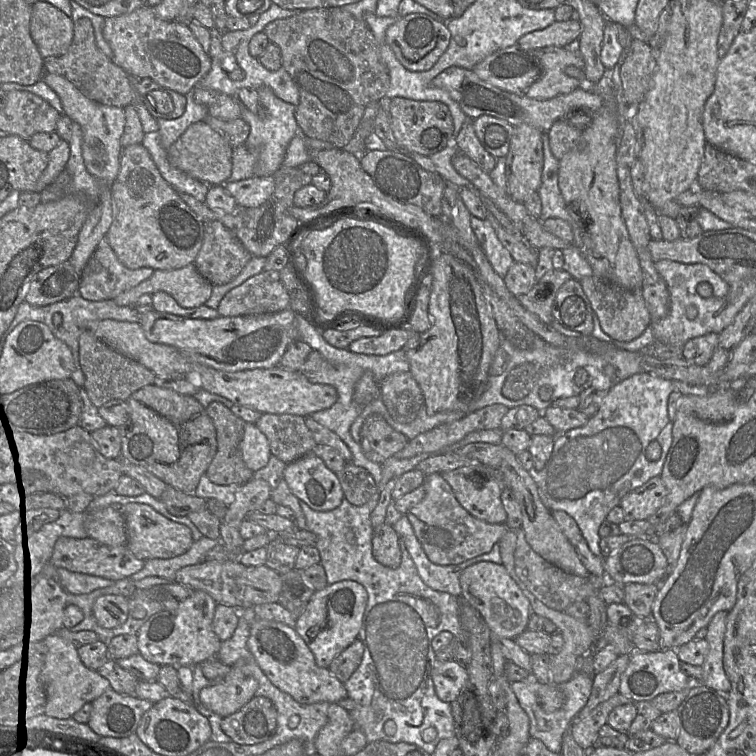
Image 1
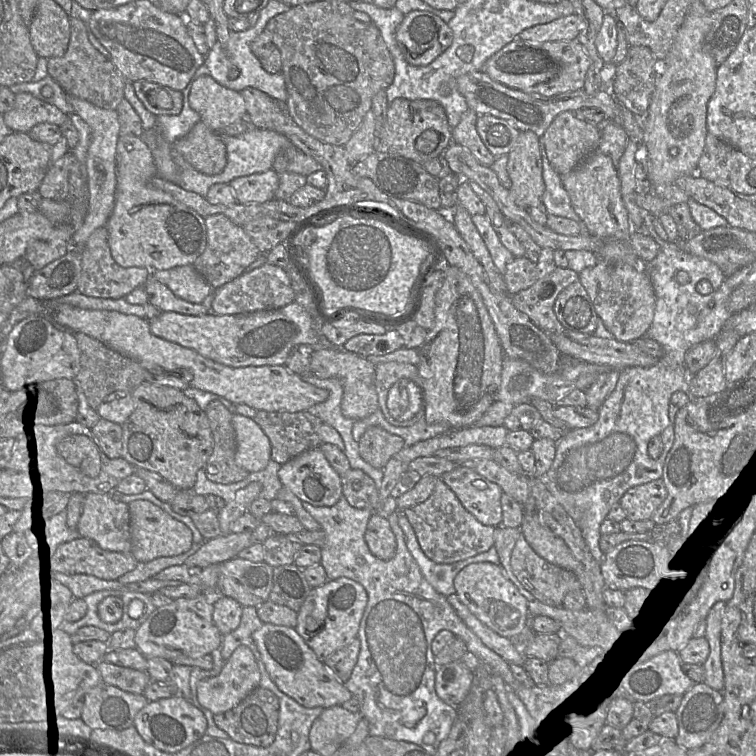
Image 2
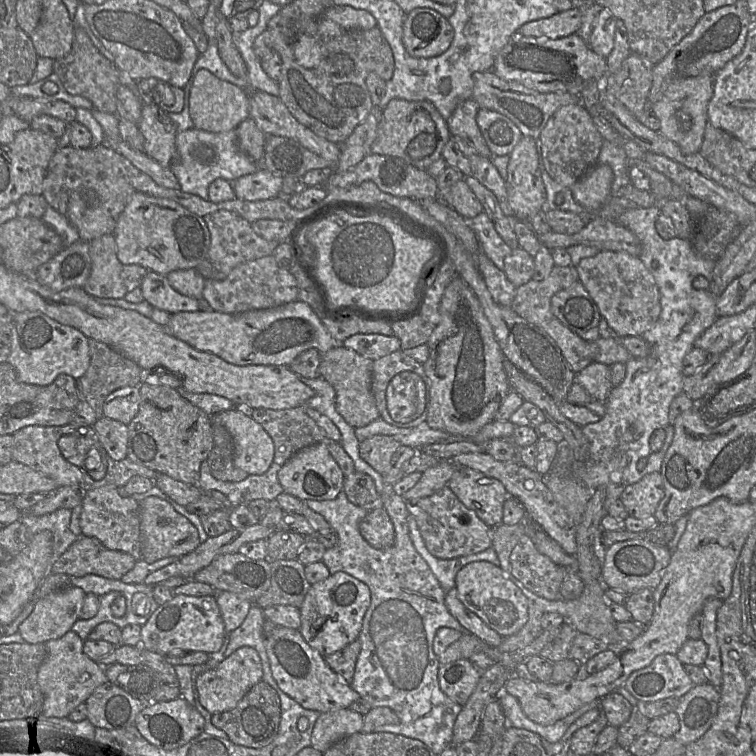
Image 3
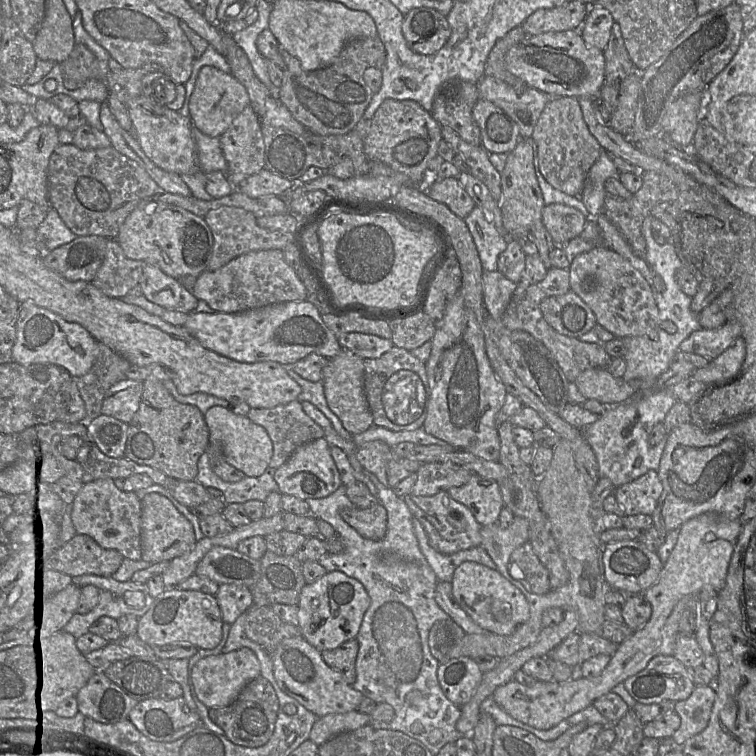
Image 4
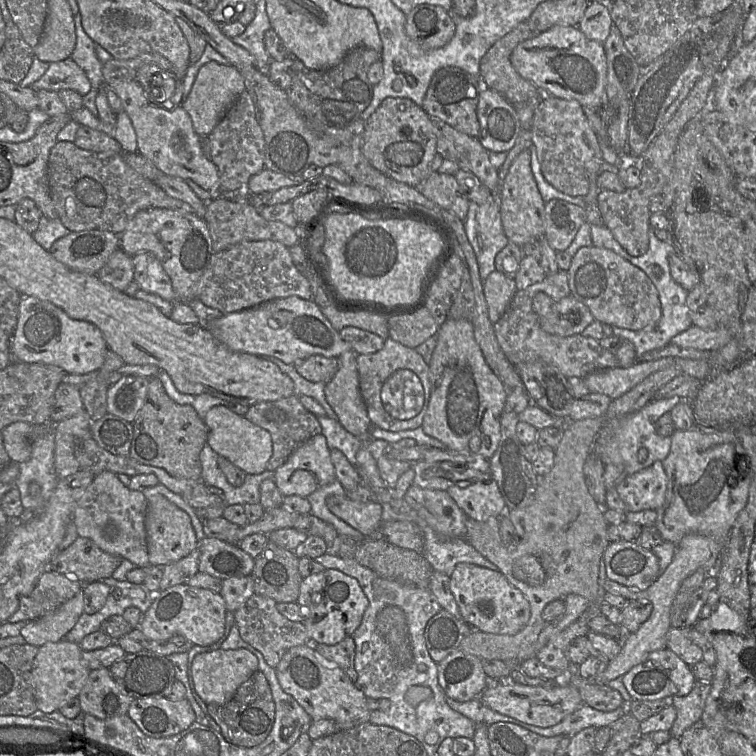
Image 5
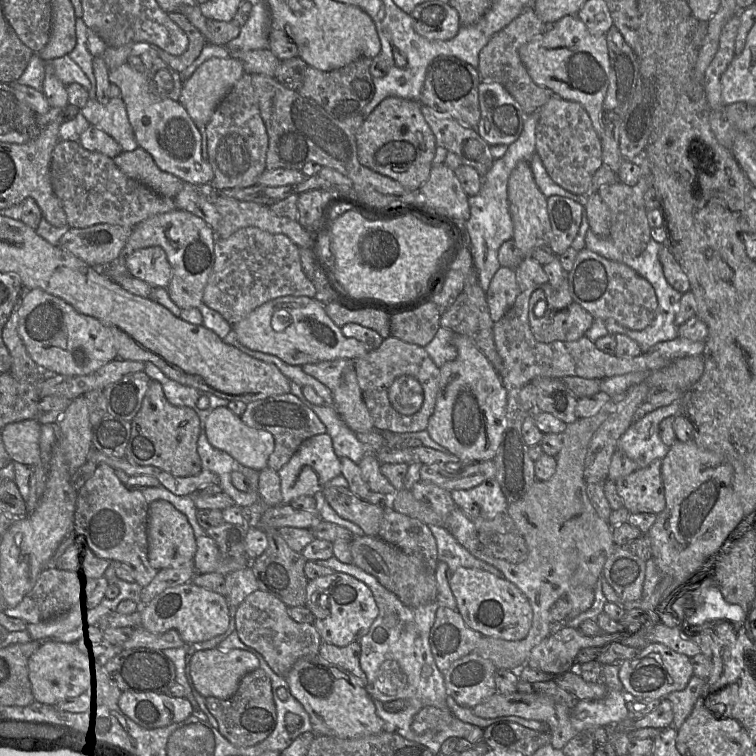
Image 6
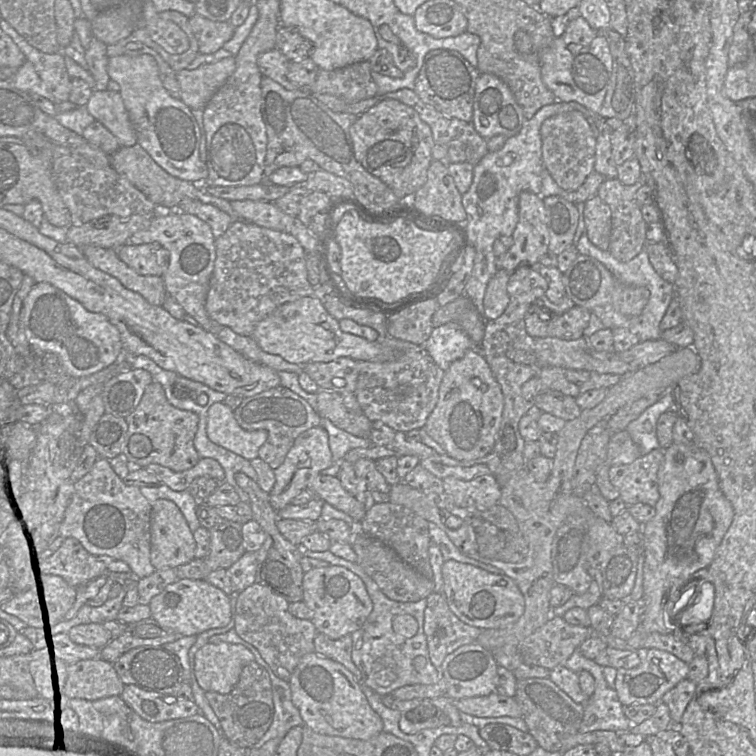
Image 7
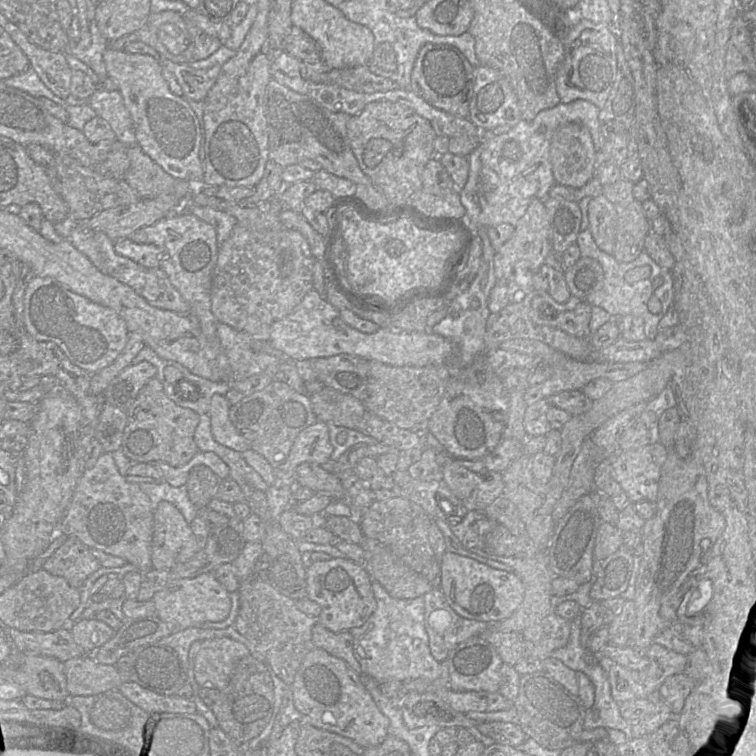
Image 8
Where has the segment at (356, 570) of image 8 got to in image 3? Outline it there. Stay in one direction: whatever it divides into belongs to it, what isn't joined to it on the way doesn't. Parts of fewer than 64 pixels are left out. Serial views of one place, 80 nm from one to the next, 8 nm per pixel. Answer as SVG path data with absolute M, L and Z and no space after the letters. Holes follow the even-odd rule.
M345 572L331 574L310 586L299 607L299 631L310 647L326 657L358 639L370 602L370 590L363 582Z

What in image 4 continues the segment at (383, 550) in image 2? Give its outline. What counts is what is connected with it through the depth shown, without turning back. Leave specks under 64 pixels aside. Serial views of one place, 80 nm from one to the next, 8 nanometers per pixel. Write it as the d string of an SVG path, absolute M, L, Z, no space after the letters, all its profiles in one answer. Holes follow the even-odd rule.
M380 503L365 509L343 509L340 515L364 538L381 540L387 532L387 512Z

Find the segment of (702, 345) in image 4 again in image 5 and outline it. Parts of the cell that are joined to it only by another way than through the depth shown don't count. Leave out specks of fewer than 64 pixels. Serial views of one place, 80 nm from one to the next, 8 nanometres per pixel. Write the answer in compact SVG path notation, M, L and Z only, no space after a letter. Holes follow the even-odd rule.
M691 326L688 330L673 337L670 344L681 348L715 352L726 346L731 340L731 332L724 326L712 330Z

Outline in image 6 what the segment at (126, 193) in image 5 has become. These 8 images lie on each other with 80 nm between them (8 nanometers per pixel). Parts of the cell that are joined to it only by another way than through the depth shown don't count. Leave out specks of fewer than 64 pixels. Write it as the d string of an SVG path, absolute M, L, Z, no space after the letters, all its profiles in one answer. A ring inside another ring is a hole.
M59 140L52 151L50 178L70 228L86 228L96 224L135 227L159 213L176 208L174 199L154 192L143 183L123 173L110 158L89 151L78 141Z

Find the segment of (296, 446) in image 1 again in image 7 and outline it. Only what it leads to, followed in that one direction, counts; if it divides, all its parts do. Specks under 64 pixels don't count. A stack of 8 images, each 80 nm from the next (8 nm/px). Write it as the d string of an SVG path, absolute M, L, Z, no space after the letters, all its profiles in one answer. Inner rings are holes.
M279 385L270 390L264 391L257 395L244 398L241 405L234 410L235 418L238 424L245 430L265 430L268 434L266 442L260 447L258 456L265 461L273 470L278 468L285 460L286 455L292 448L296 438L303 432L320 426L321 417L315 409L291 390Z

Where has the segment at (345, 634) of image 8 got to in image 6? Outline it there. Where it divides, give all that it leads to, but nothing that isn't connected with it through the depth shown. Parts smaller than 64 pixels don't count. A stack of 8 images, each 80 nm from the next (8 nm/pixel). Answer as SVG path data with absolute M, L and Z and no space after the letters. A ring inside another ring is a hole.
M353 641L342 647L321 642L318 654L330 663L352 673L365 688L366 677L359 665L360 645L358 641Z

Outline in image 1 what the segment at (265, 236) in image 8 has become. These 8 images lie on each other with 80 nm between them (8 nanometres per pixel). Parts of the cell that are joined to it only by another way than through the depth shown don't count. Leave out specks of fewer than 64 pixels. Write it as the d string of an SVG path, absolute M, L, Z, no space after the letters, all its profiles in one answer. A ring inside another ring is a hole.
M262 271L233 288L222 298L217 308L219 316L234 317L276 313L288 309L289 294L280 280L279 271Z

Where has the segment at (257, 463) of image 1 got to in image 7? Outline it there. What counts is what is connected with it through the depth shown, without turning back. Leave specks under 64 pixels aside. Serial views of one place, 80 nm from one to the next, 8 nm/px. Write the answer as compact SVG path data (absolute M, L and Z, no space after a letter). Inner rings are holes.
M216 402L208 410L206 432L215 444L251 461L258 457L260 447L267 440L265 430L245 430L237 422L234 410L223 402Z

